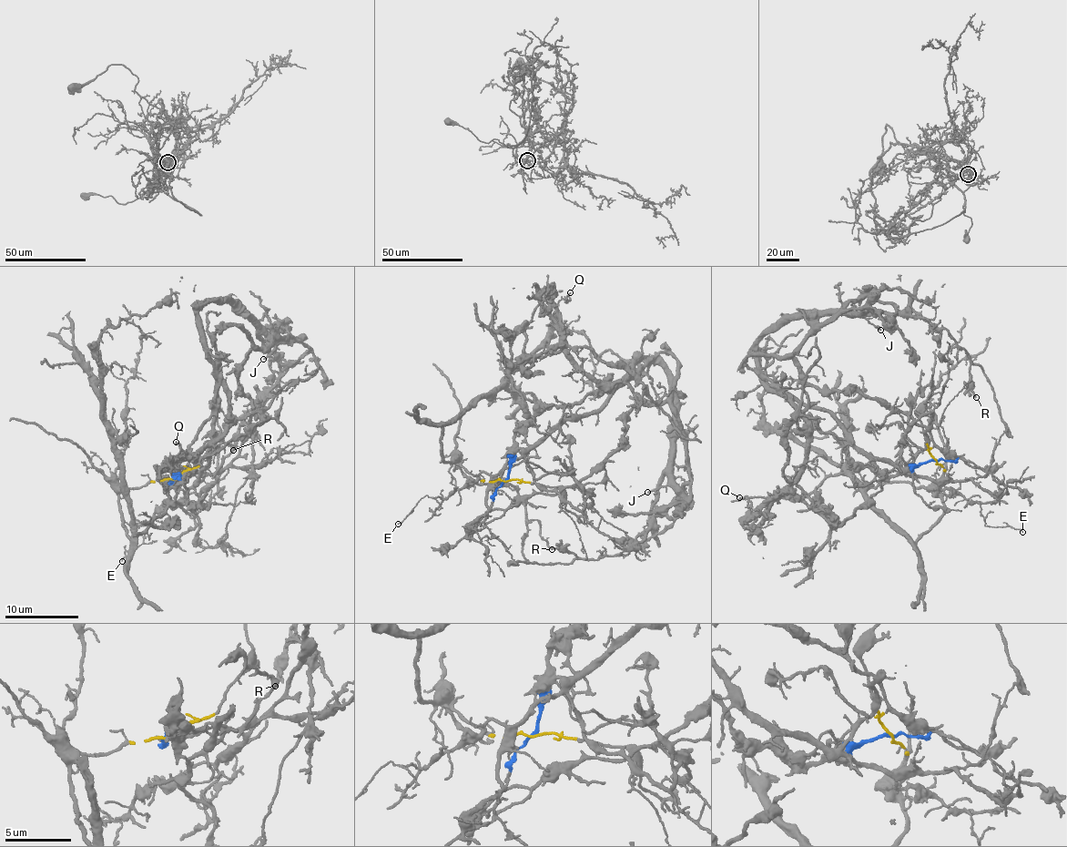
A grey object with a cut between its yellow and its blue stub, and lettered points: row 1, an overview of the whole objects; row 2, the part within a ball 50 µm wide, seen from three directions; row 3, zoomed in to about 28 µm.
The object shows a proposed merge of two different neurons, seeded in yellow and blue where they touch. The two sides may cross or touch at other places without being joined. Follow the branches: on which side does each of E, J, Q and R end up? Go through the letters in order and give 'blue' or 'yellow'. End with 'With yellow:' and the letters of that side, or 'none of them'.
E: blue
J: blue
Q: blue
R: blue
With yellow: none of them

